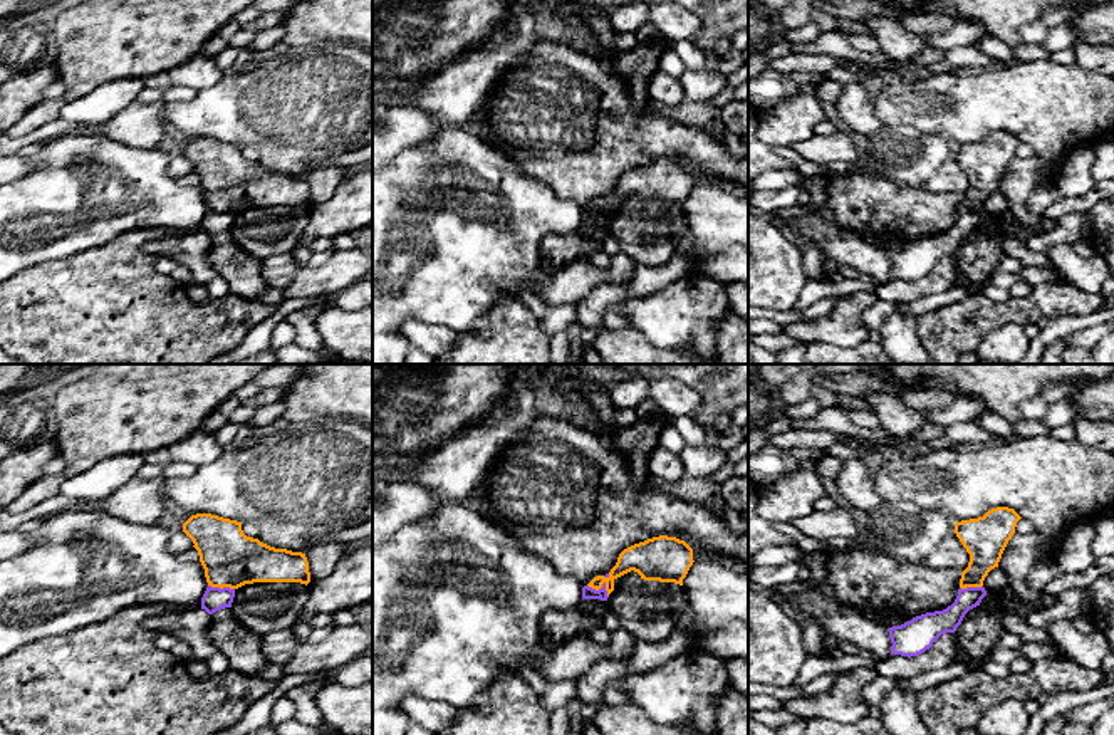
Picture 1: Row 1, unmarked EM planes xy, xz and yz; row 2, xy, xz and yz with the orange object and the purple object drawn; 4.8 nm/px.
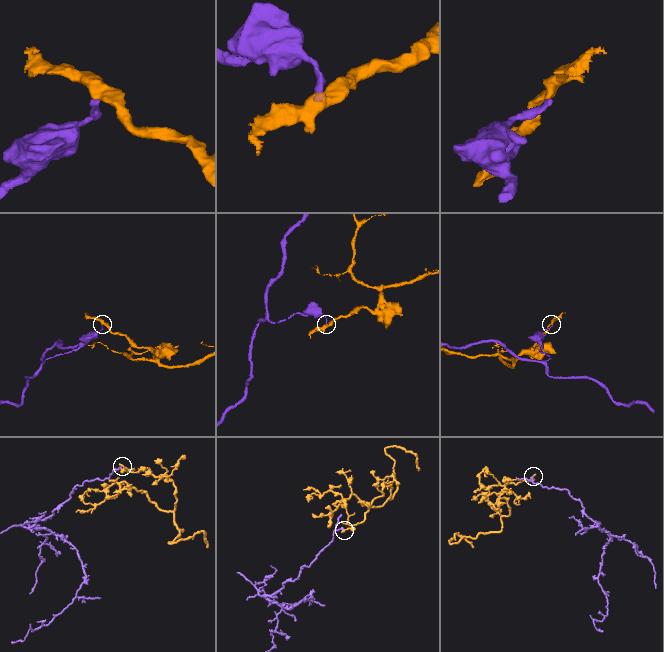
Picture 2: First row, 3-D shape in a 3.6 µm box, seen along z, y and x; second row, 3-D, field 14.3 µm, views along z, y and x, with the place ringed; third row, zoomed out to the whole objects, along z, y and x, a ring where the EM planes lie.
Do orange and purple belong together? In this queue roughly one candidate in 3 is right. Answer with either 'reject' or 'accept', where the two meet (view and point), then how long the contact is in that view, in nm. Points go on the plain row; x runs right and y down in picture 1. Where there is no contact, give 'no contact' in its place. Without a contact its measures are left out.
reject | xz (601, 210) | 120 nm

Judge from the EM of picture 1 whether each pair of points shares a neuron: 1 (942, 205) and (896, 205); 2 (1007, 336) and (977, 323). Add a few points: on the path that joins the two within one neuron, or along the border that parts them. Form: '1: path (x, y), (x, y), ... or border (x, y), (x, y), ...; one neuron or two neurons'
1: path (930, 205), (908, 205); one neuron
2: border (1024, 326), (1000, 324), (975, 346); two neurons

